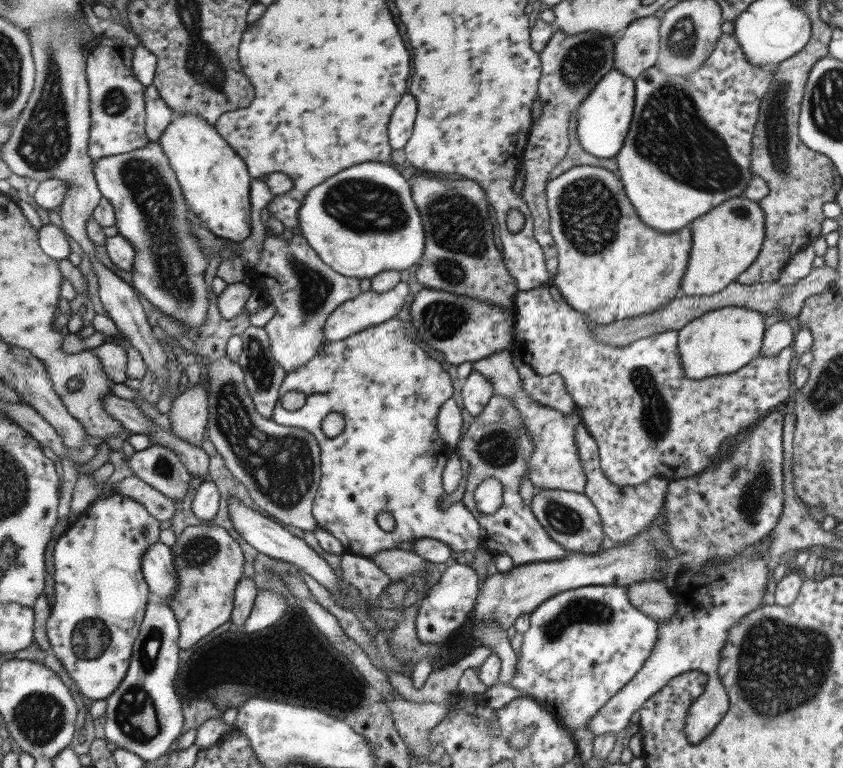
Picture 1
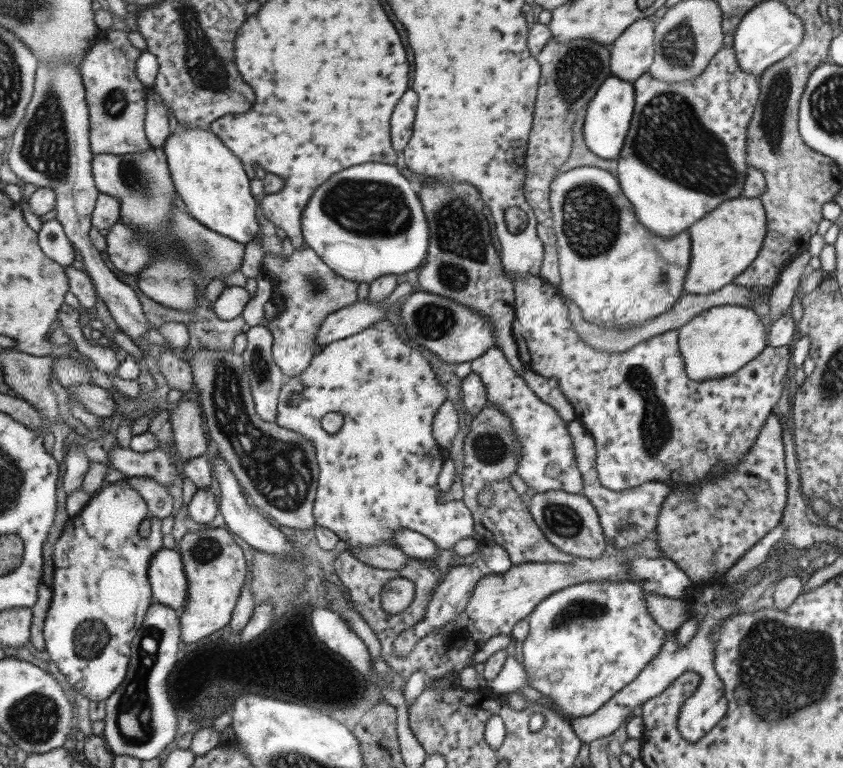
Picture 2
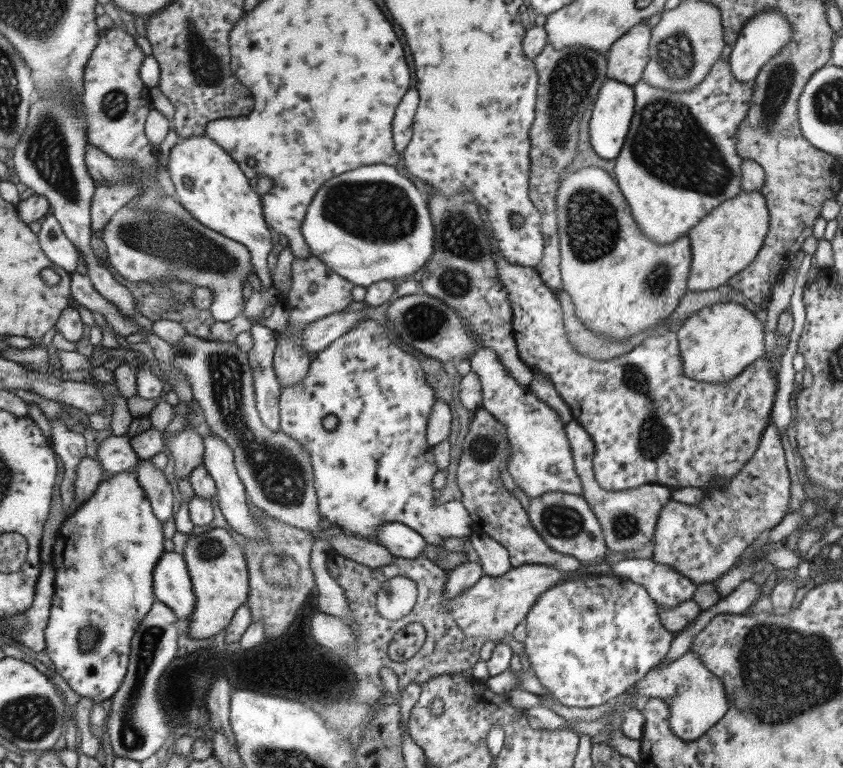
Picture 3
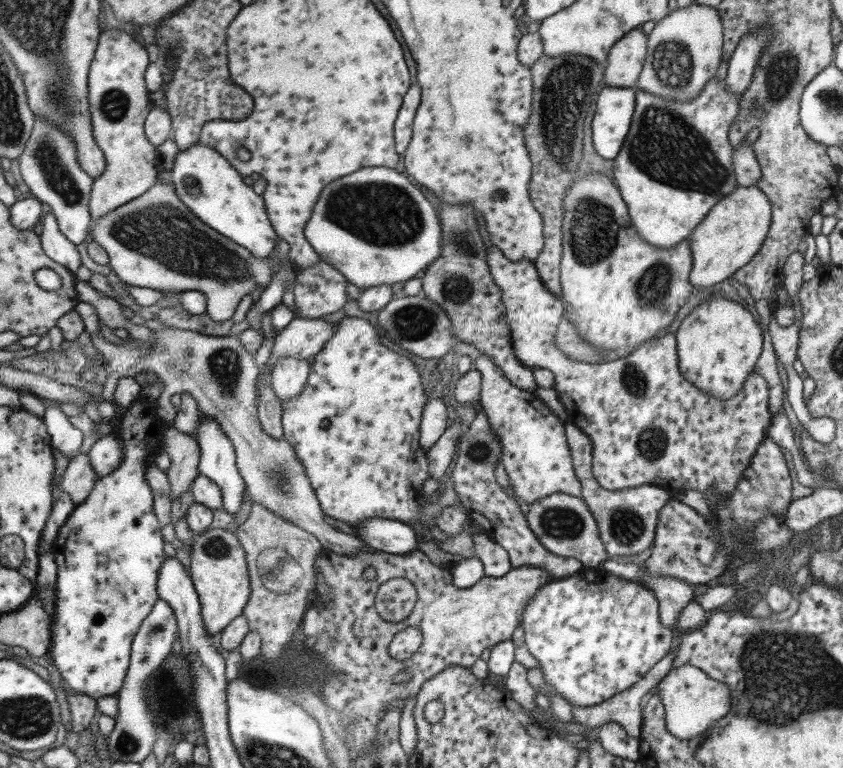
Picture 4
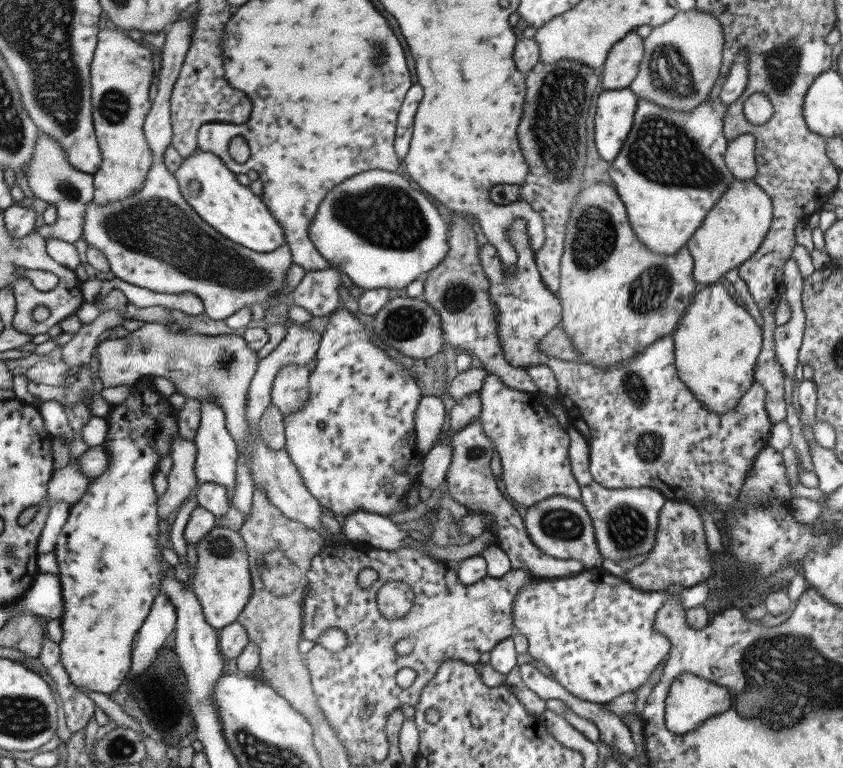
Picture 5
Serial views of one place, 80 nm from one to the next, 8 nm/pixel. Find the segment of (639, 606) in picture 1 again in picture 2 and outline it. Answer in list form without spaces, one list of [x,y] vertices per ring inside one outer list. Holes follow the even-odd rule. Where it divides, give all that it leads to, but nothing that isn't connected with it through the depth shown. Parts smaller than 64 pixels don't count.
[[[644,592],[644,605],[651,618],[664,630],[677,630],[690,618],[692,608],[683,599],[667,598],[654,592]]]

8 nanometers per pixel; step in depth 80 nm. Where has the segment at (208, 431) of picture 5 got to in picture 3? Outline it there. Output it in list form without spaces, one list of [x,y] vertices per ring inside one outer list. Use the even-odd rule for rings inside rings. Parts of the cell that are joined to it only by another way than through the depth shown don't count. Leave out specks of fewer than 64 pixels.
[[[208,433],[202,438],[203,454],[202,462],[207,475],[214,480],[216,486],[217,506],[219,506],[223,518],[227,521],[229,526],[237,533],[256,541],[264,541],[264,530],[258,526],[256,518],[249,515],[247,504],[245,503],[246,494],[243,483],[236,474],[235,466],[233,466],[233,453],[231,449],[213,433]]]

